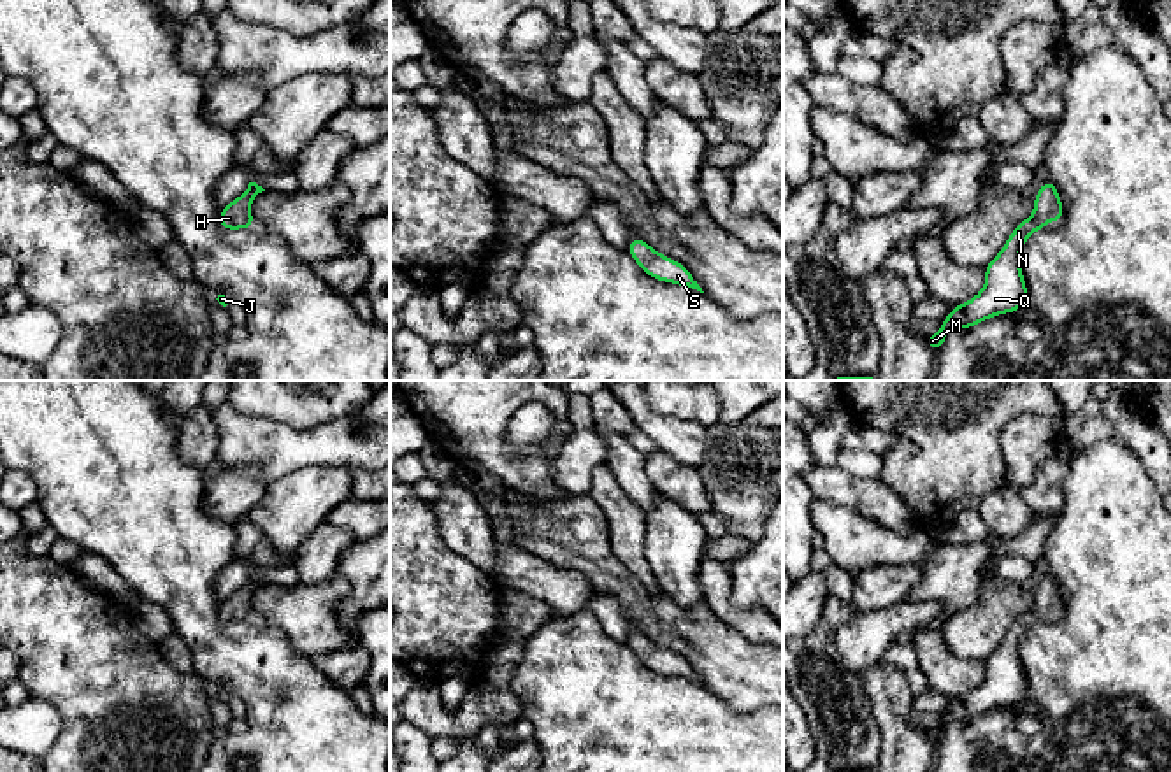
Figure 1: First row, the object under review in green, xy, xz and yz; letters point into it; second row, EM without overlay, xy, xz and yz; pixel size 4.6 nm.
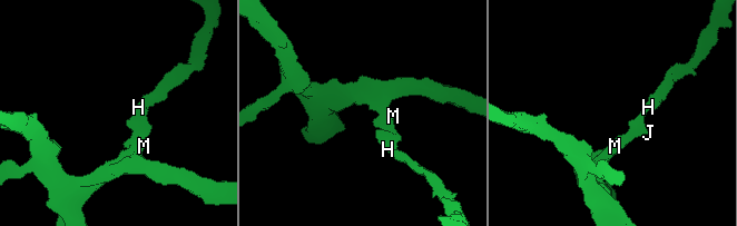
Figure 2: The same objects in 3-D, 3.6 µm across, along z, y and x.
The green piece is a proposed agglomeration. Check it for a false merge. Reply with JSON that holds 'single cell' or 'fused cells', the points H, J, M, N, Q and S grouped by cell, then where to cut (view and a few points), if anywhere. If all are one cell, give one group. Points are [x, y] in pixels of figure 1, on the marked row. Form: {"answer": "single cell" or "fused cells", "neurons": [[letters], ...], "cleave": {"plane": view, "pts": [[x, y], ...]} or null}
{"answer": "single cell", "neurons": [["H", "J", "M", "N", "Q", "S"]], "cleave": null}

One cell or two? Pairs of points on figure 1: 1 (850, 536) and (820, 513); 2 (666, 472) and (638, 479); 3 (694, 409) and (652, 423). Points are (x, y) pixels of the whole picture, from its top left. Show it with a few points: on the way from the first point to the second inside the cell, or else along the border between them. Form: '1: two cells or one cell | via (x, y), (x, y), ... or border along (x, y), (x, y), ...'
1: one cell | via (843, 530), (827, 518)
2: two cells | border along (643, 457), (646, 476), (659, 492)
3: two cells | border along (646, 399), (664, 414), (694, 420), (708, 428)

